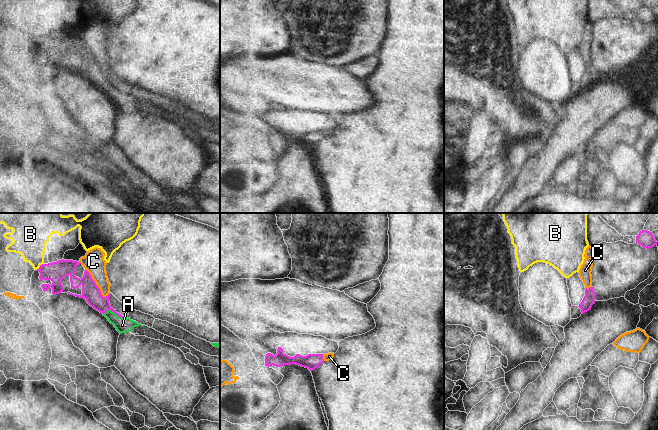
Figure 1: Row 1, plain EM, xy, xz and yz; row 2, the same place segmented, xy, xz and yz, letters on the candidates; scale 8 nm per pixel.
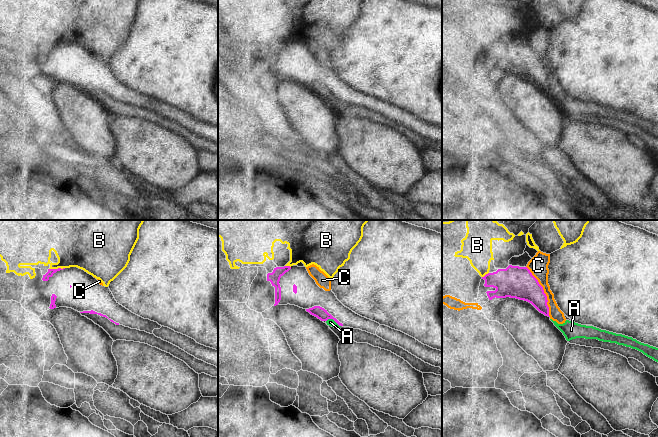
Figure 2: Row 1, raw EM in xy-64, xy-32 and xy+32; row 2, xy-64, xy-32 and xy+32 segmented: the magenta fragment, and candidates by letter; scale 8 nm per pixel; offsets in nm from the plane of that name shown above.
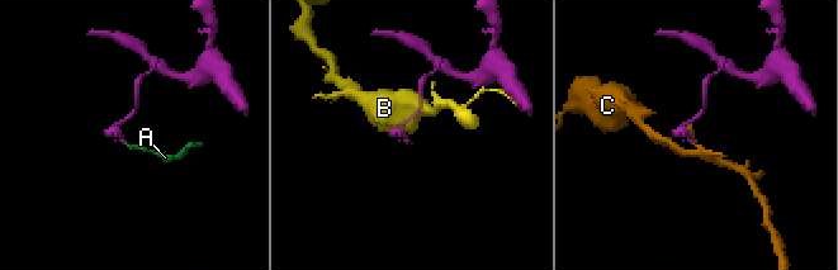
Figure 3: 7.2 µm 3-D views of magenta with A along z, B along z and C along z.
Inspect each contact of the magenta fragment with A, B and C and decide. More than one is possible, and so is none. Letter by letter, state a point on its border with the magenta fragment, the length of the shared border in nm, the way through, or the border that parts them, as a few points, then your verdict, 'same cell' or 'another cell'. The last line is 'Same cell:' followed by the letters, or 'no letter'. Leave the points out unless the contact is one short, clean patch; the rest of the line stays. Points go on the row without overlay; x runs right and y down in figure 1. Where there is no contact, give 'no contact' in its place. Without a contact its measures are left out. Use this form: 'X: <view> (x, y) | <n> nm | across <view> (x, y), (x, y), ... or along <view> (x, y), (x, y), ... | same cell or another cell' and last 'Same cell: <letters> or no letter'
A: xy (113, 88) | 180 nm | across xy (91, 68), (108, 86), (113, 88), (122, 101) | same cell
B: xy (40, 42) | 90 nm | along xy (43, 39), (35, 46) | another cell
C: xy (97, 62) | 280 nm | another cell
Same cell: A

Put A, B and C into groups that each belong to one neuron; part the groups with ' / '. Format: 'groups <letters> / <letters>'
groups A / B / C

